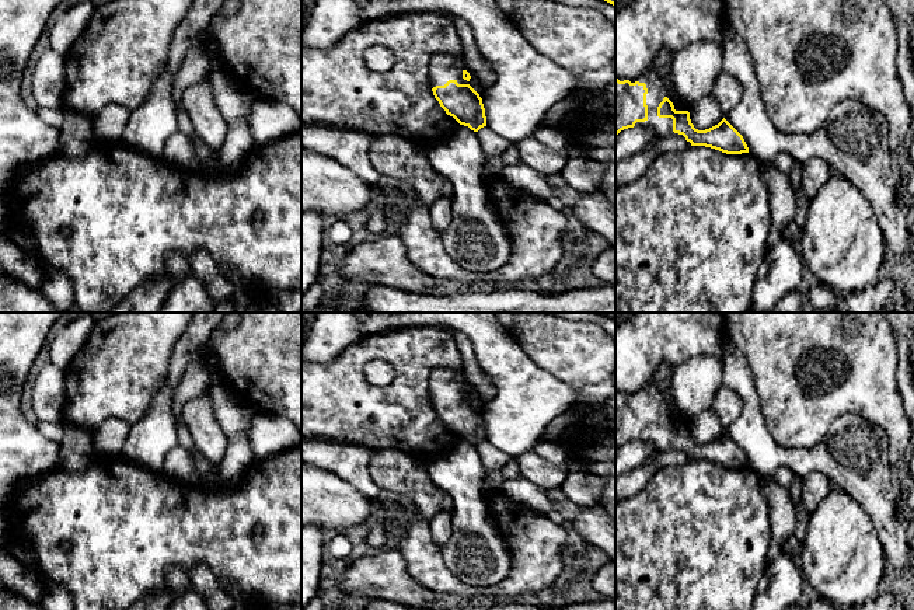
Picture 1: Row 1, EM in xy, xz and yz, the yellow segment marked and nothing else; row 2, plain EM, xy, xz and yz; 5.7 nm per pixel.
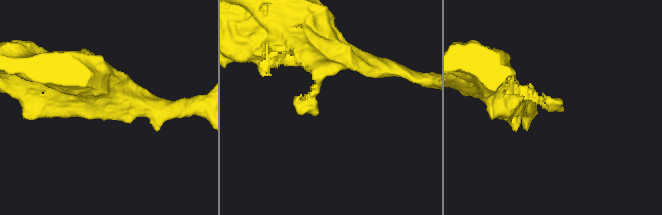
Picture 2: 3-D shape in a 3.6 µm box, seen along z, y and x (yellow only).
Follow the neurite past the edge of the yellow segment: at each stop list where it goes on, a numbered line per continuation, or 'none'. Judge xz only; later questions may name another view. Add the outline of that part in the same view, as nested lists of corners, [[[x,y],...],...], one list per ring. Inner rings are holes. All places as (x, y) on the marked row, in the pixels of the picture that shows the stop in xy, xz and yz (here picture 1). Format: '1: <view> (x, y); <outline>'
1: xz (443, 66); [[[436,53],[429,65],[430,87],[444,86],[449,80],[456,80],[458,84],[470,84],[463,79],[463,66],[458,55]]]

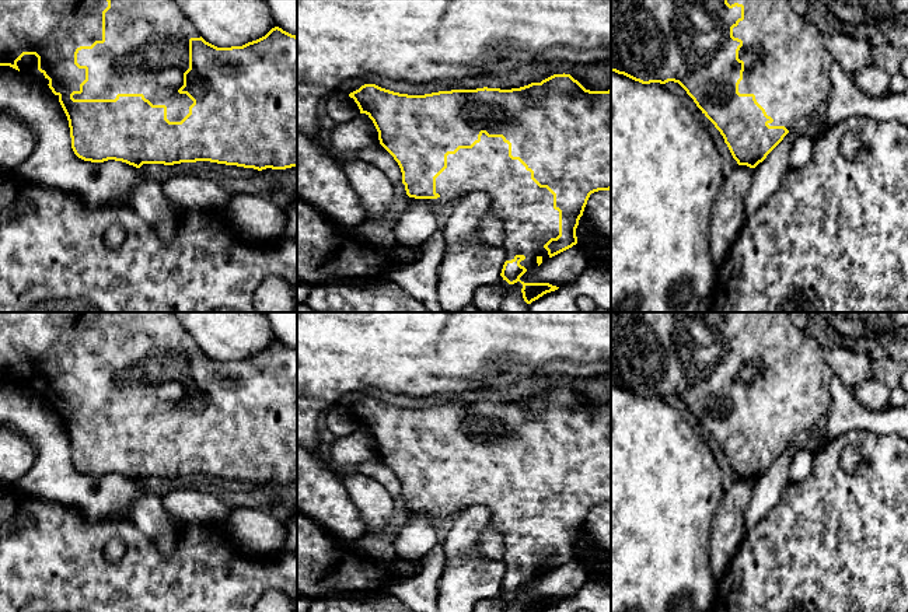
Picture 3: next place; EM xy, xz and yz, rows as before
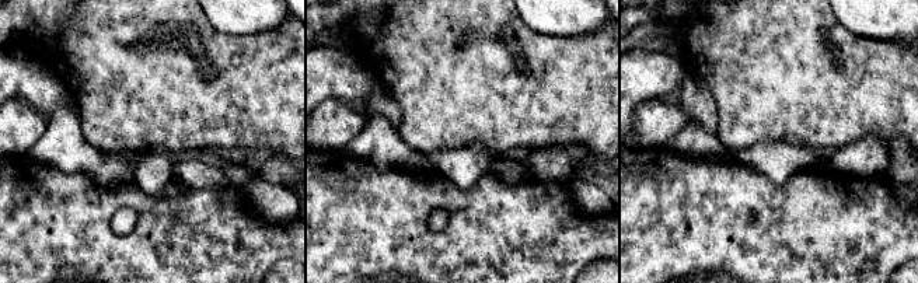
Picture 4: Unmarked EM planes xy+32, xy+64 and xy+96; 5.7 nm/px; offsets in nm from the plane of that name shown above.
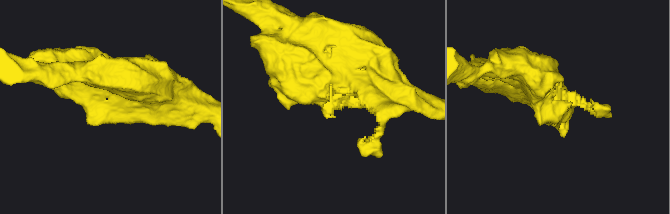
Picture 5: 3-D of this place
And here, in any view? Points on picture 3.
1: xy (146, 51); [[[111,0],[105,13],[105,42],[77,53],[77,63],[88,67],[88,81],[73,98],[115,99],[118,94],[143,94],[153,105],[167,106],[170,122],[181,122],[193,104],[178,92],[189,69],[189,39],[200,36],[174,0]]]

